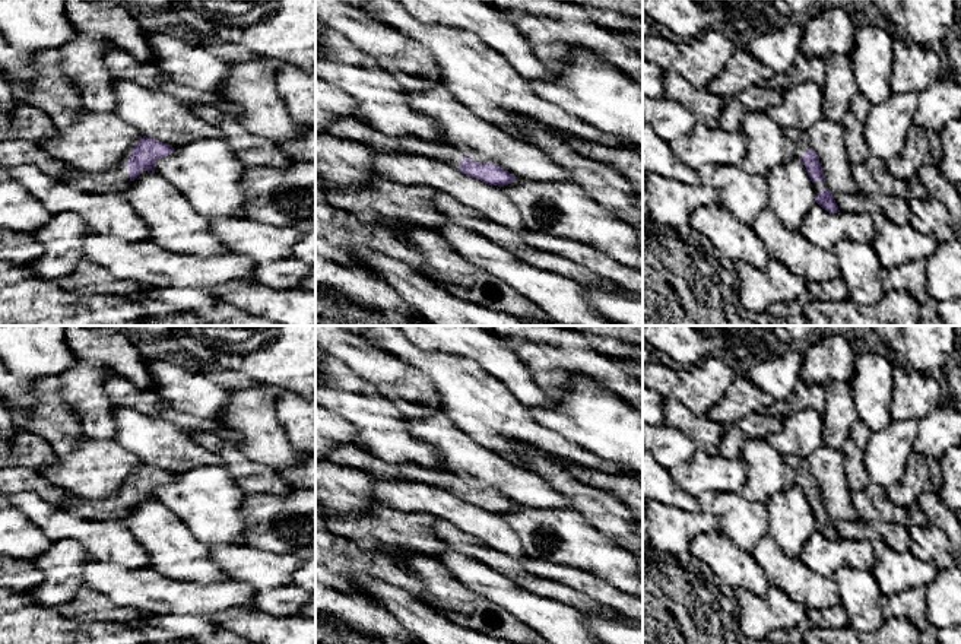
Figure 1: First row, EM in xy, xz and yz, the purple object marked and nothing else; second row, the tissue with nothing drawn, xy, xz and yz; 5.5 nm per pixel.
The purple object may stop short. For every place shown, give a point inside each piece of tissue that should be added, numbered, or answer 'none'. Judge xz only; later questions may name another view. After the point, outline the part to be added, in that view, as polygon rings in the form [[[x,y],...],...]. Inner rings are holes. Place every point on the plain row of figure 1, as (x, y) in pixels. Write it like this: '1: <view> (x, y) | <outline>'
1: xz (352, 456) | [[[339,445],[329,453],[329,460],[334,464],[356,469],[371,478],[421,482],[441,488],[457,497],[464,483],[448,470],[428,469],[412,463],[387,463],[358,445]]]

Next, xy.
1: xy (114, 507) | [[[133,475],[126,479],[121,488],[108,498],[88,499],[66,491],[66,504],[70,514],[86,520],[118,520],[130,511],[127,488],[133,482]]]

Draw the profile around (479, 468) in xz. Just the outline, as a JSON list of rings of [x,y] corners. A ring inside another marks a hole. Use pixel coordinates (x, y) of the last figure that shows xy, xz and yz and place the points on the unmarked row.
[[[440,412],[425,419],[405,419],[405,422],[409,432],[432,445],[443,456],[448,472],[470,488],[495,491],[529,508],[578,511],[571,499],[543,478],[478,444],[445,413]]]

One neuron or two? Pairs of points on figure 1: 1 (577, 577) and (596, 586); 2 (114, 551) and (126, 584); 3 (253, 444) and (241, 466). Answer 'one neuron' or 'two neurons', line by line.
1: one neuron
2: two neurons
3: two neurons

